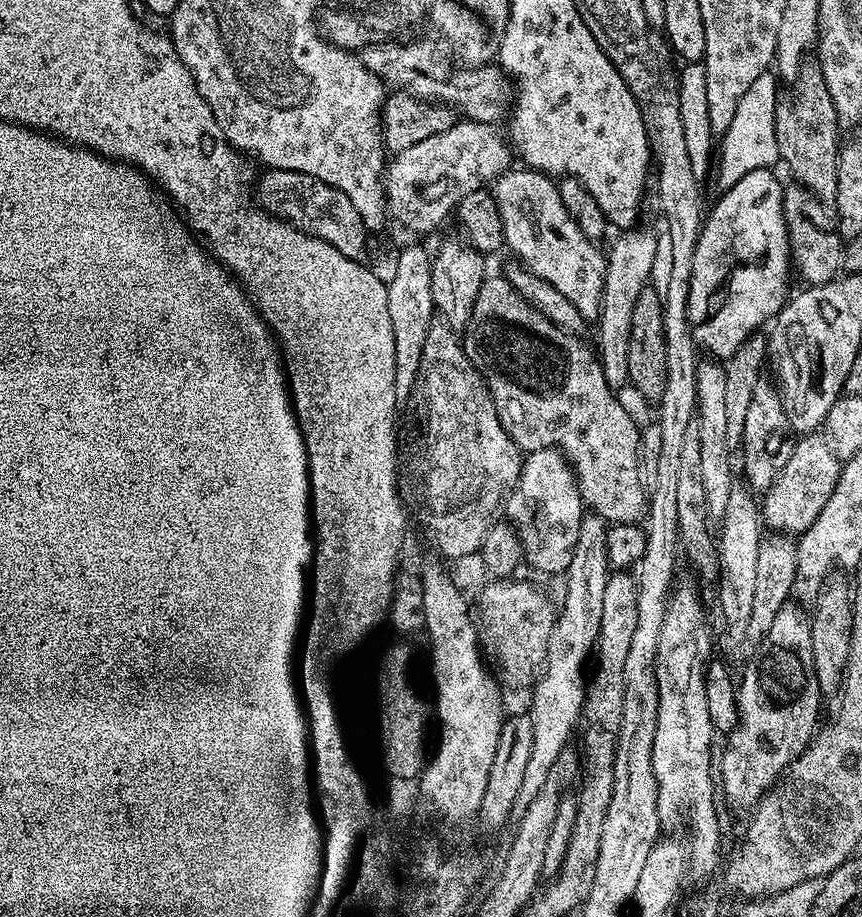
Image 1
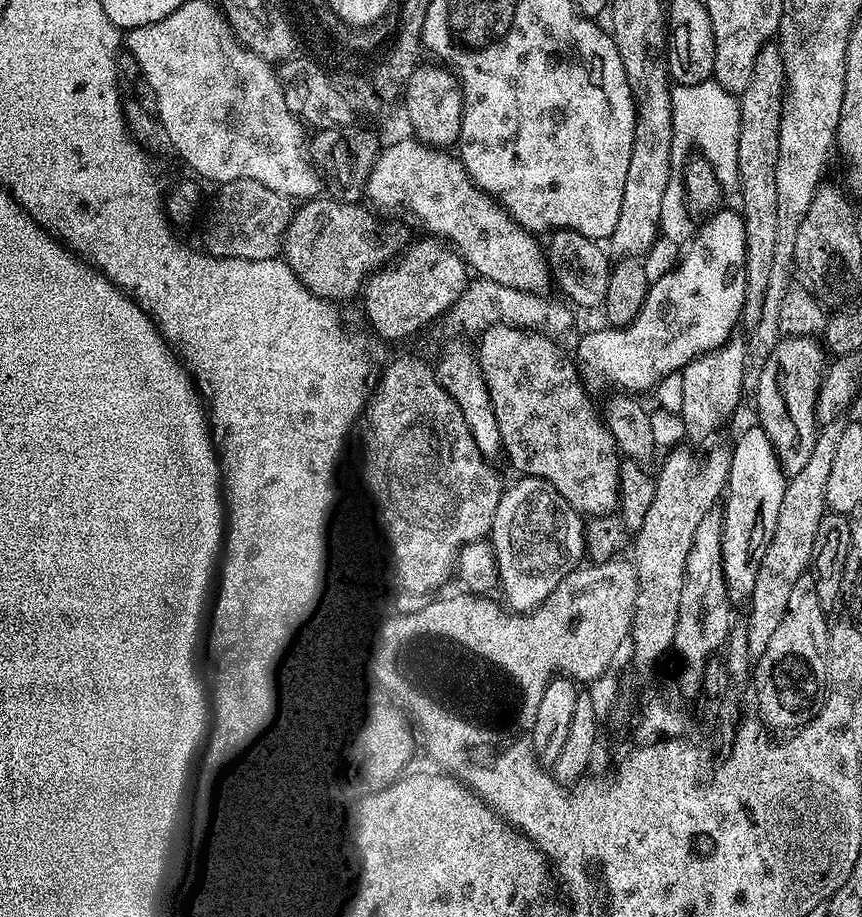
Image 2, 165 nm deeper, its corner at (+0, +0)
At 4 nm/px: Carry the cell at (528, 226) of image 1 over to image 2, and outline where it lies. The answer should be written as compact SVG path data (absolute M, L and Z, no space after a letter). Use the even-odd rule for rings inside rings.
M416 138L409 139L396 140L393 144L388 144L385 148L383 145L379 149L376 159L372 162L372 170L368 174L367 203L381 213L392 212L400 207L409 208L413 218L425 228L424 232L429 237L437 237L451 245L467 267L483 279L493 280L502 286L510 286L523 292L543 293L544 287L549 287L550 273L541 241L539 244L536 241L539 239L520 227L518 222L514 222L510 213L493 196L489 196L476 186L468 176L459 155L429 147Z

